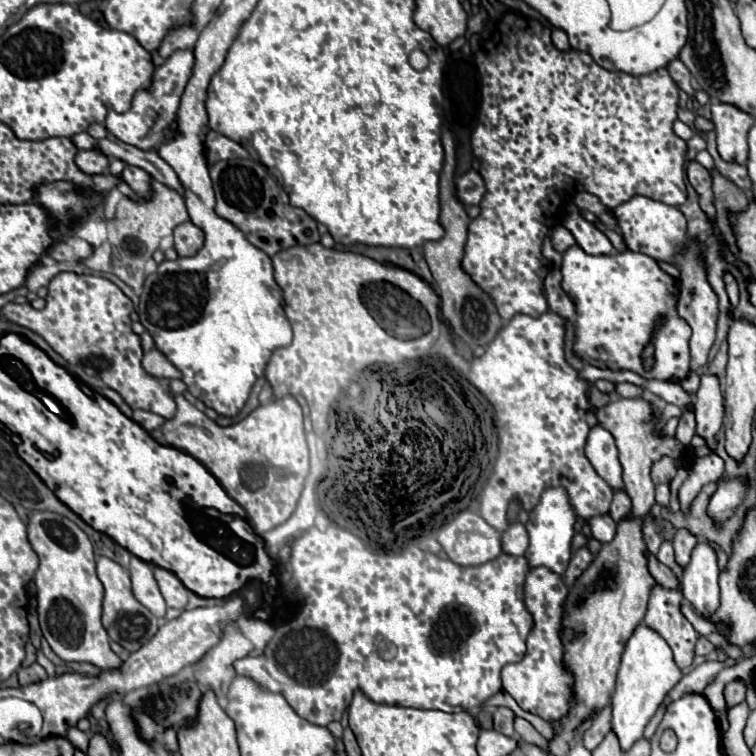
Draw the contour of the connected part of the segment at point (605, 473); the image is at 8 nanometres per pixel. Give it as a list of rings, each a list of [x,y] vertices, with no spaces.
[[[602,426],[592,428],[586,444],[586,456],[592,462],[594,470],[610,484],[610,488],[624,490],[618,450],[614,444],[614,436],[608,430],[604,430]]]

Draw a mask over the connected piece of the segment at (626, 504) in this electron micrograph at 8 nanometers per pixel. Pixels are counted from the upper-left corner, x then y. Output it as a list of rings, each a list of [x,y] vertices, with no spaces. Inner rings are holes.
[[[614,492],[614,500],[612,500],[612,508],[610,508],[610,516],[614,516],[614,522],[620,522],[622,518],[626,518],[632,510],[632,502],[628,498],[626,492]]]

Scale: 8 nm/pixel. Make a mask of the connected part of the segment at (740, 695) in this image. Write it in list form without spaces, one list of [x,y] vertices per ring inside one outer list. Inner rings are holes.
[[[728,682],[728,684],[724,686],[726,712],[728,712],[732,706],[736,706],[736,704],[744,702],[744,694],[746,694],[746,688],[744,688],[744,684],[742,684],[742,682]]]

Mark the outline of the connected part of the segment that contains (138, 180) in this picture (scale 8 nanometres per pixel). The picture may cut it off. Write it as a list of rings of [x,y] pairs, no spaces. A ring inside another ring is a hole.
[[[124,168],[122,178],[130,184],[130,188],[144,200],[150,200],[152,196],[152,184],[150,184],[150,176],[146,172],[140,172],[140,168]]]

